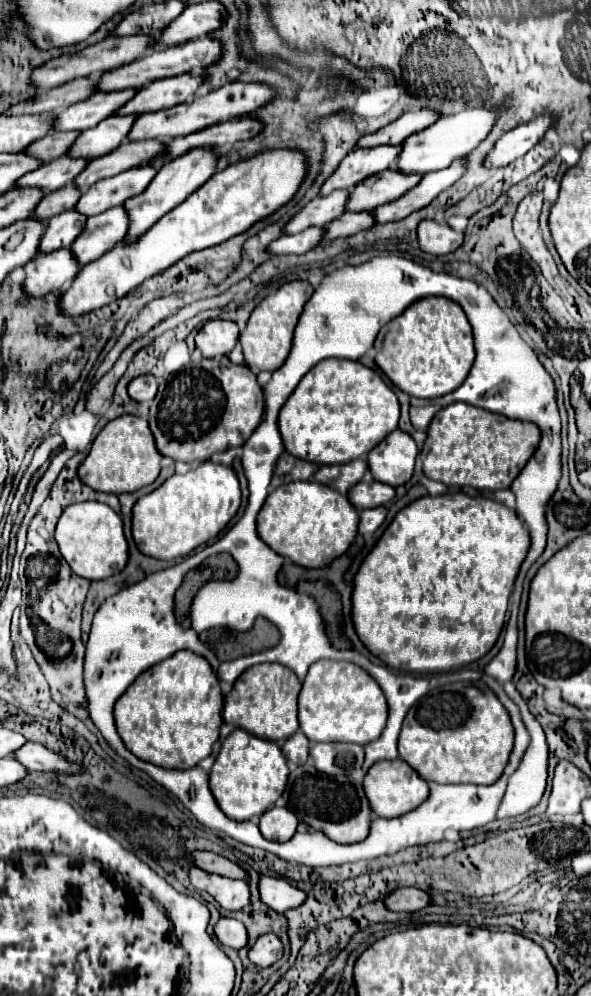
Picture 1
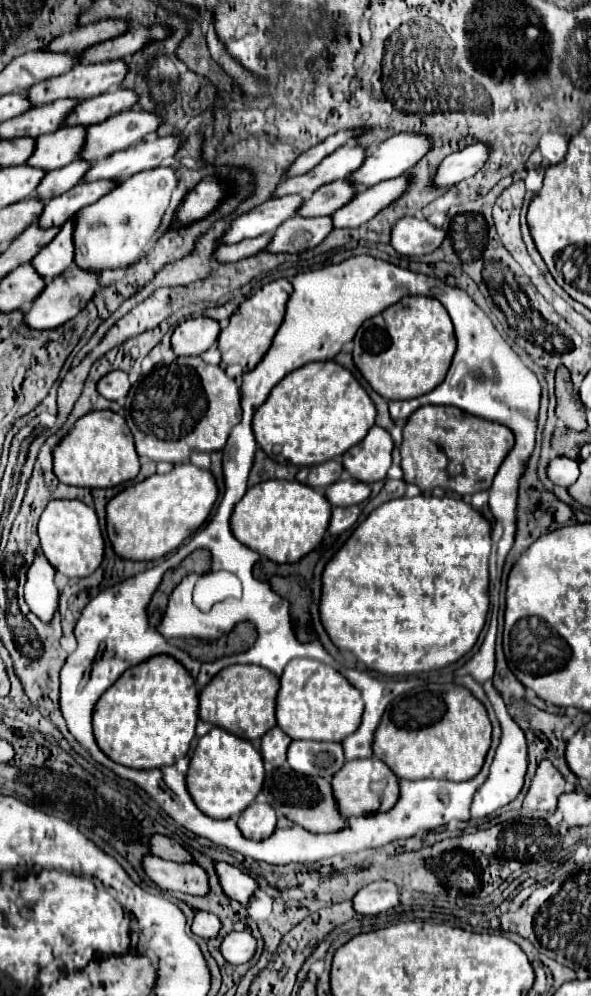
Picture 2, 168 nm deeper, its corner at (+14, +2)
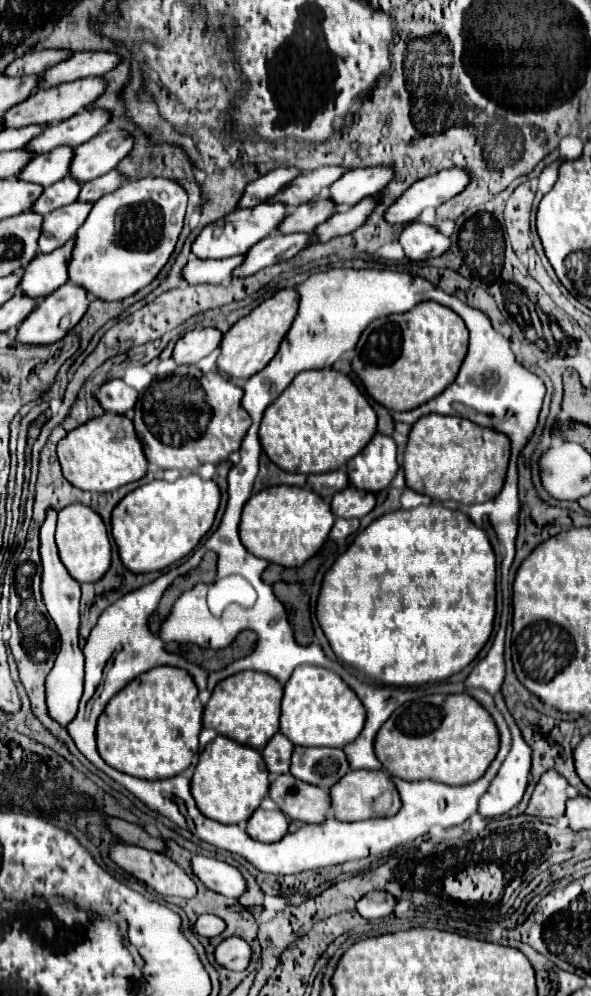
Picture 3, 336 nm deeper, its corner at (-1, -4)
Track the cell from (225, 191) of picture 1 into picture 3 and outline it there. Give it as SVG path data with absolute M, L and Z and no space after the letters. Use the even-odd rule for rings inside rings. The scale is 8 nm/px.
M66 282L64 286L60 286L60 290L52 292L48 298L40 300L38 306L28 314L28 318L20 324L18 332L16 332L16 342L24 342L24 344L52 344L52 342L58 342L62 340L68 330L72 330L80 318L84 316L86 308L88 308L88 294L72 284L72 282Z

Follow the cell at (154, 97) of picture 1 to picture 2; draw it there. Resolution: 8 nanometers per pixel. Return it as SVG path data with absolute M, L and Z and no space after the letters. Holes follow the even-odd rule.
M115 88L111 92L105 92L103 96L95 96L95 98L87 98L81 100L79 106L67 116L65 124L67 126L77 126L77 124L99 124L105 118L119 114L127 108L133 108L139 102L139 96L129 90L129 88Z

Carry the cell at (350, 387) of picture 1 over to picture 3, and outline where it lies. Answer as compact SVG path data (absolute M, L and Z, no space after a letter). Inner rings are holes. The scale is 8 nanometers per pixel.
M332 368L322 370L308 370L298 374L288 386L264 412L258 438L266 456L286 472L300 472L300 474L322 474L328 470L344 468L350 458L354 458L376 434L376 414L350 376L340 374Z

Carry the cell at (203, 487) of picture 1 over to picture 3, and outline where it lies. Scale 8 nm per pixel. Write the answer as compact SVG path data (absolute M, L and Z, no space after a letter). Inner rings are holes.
M198 474L180 476L176 482L154 480L126 494L112 510L112 538L118 546L122 564L130 572L156 572L190 554L210 530L220 506L216 482L202 480Z

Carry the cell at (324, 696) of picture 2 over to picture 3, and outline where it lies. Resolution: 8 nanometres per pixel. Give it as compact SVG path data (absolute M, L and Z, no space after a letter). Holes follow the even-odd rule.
M302 664L284 684L280 732L296 746L346 746L364 728L366 710L358 696L332 670Z

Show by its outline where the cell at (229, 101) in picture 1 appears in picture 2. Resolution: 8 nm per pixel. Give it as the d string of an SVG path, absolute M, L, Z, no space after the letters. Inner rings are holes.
M141 108L119 112L87 128L87 140L85 140L81 158L91 162L103 160L113 152L139 144L145 136L155 134L161 124L163 124L161 116Z

